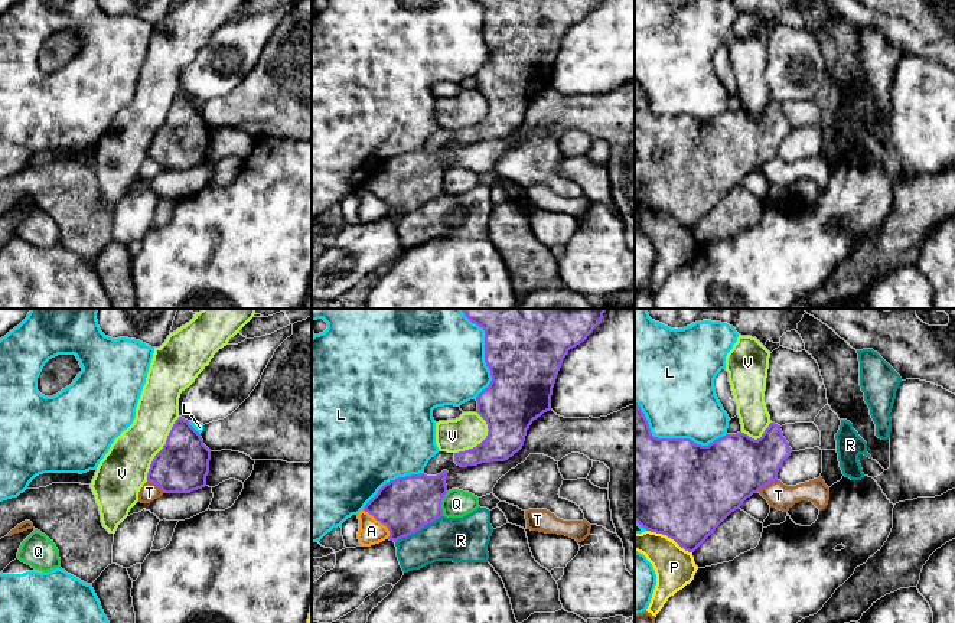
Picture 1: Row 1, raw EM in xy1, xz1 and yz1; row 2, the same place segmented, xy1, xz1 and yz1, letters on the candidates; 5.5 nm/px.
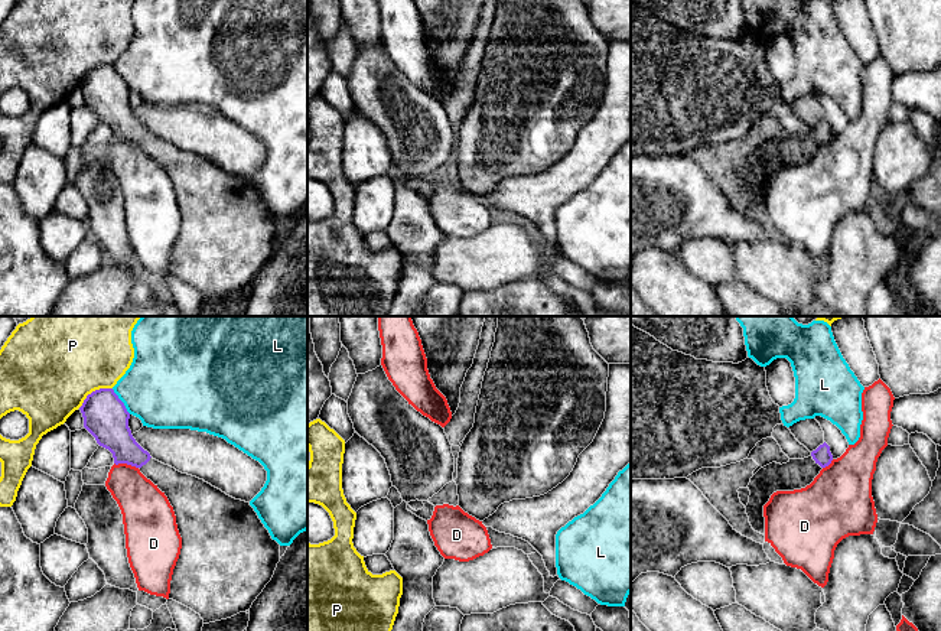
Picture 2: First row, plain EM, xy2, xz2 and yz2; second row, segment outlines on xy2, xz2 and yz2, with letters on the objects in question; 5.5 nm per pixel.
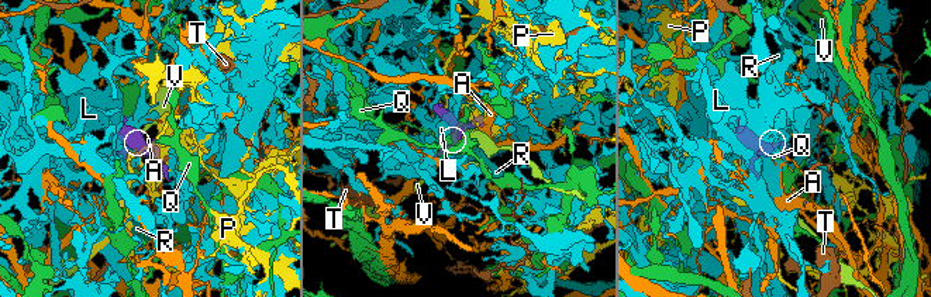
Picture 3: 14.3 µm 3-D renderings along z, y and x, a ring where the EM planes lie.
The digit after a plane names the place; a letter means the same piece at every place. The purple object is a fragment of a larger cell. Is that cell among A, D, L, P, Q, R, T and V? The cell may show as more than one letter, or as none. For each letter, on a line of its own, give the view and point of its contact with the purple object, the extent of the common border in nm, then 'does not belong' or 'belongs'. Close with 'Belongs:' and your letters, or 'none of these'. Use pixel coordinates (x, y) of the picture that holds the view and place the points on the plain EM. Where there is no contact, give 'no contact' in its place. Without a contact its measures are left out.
A: meets purple in xz1 at (381, 199); contact 220 nm long; does not belong
D: meets purple in xy2 at (126, 139); contact 140 nm long; does not belong
L: meets purple in yz1 at (672, 116); contact 550 nm long; does not belong
P: meets purple in yz1 at (670, 214); contact 280 nm long; does not belong
Q: meets purple in xz1 at (440, 180); contact 140 nm long; does not belong
R: meets purple in xz1 at (419, 206); contact 300 nm long; does not belong
T: meets purple in yz1 at (766, 160); contact 130 nm long; does not belong
V: meets purple in xy1 at (162, 126); contact 400 nm long; does not belong
Belongs: none of these

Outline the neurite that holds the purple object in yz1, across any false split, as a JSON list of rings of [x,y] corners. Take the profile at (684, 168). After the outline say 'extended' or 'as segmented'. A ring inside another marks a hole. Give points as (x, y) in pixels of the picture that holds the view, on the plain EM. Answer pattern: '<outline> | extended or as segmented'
[[[635,78],[635,198],[694,229],[747,174],[778,157],[778,149],[791,130],[780,102],[775,100],[757,117],[741,108],[726,111],[708,123],[690,115],[658,115]]] | as segmented

